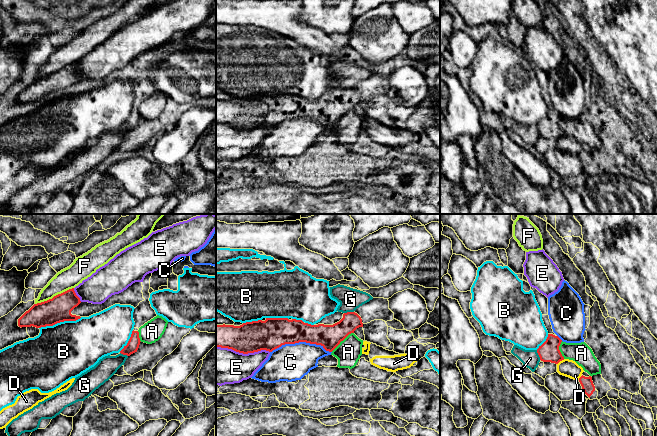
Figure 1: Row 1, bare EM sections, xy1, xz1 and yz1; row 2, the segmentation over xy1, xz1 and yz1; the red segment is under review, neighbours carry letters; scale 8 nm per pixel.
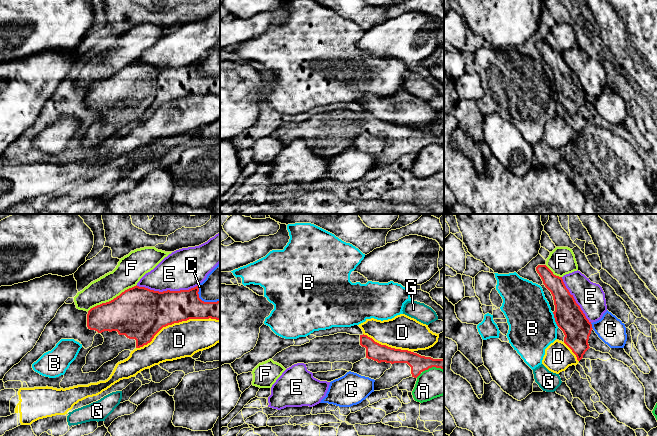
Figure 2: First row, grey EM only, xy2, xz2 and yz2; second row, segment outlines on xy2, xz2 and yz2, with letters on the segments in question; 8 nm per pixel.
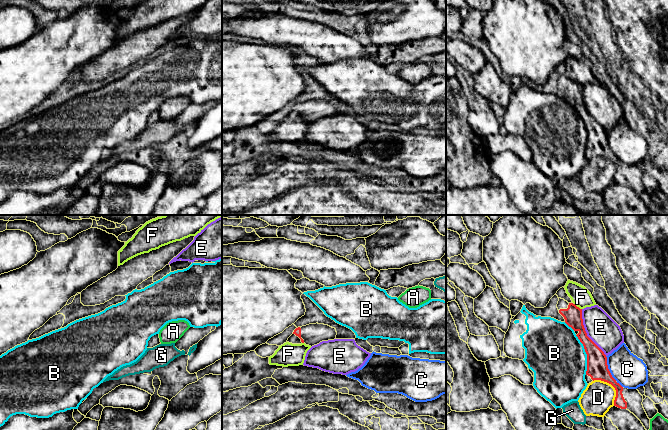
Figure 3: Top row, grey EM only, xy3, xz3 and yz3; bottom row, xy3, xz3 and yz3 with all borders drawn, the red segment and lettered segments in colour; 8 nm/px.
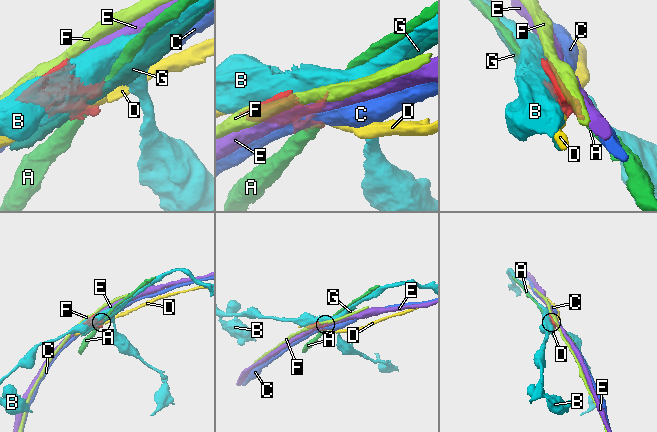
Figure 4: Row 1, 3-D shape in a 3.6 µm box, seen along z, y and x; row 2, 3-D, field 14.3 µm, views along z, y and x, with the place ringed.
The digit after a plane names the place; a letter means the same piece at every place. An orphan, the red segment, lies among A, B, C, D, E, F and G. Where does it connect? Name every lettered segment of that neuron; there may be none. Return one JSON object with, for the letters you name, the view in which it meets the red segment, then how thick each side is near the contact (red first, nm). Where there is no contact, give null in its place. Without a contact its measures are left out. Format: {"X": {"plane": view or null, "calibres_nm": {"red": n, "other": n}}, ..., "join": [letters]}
{"join": []}

